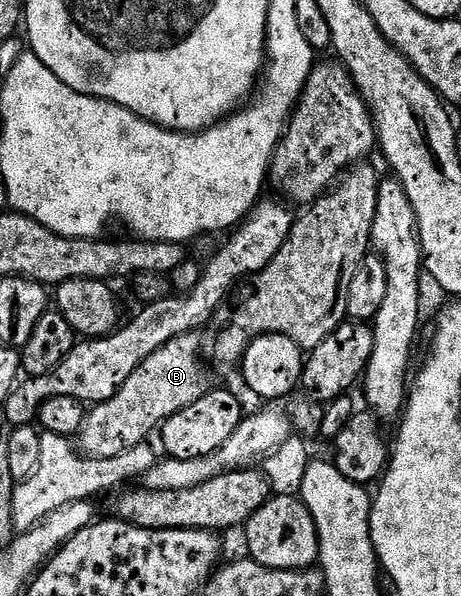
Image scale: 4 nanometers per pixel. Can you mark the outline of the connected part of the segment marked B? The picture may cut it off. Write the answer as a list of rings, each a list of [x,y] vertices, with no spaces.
[[[184,333],[147,355],[111,399],[96,402],[84,414],[79,430],[82,454],[109,457],[142,444],[152,429],[154,432],[168,417],[210,392],[211,385],[201,374],[201,357],[197,354],[201,345],[195,338],[193,333]]]

